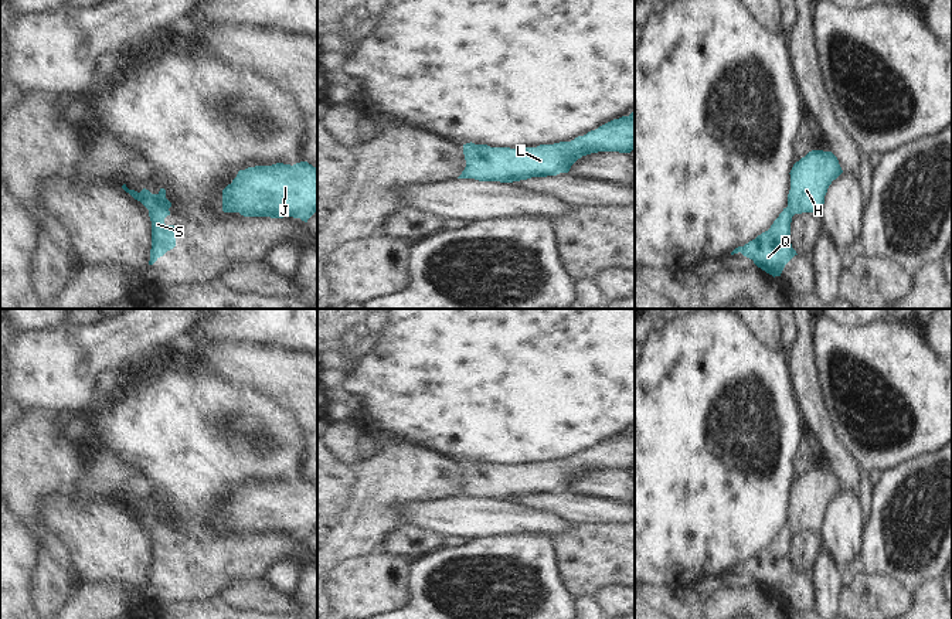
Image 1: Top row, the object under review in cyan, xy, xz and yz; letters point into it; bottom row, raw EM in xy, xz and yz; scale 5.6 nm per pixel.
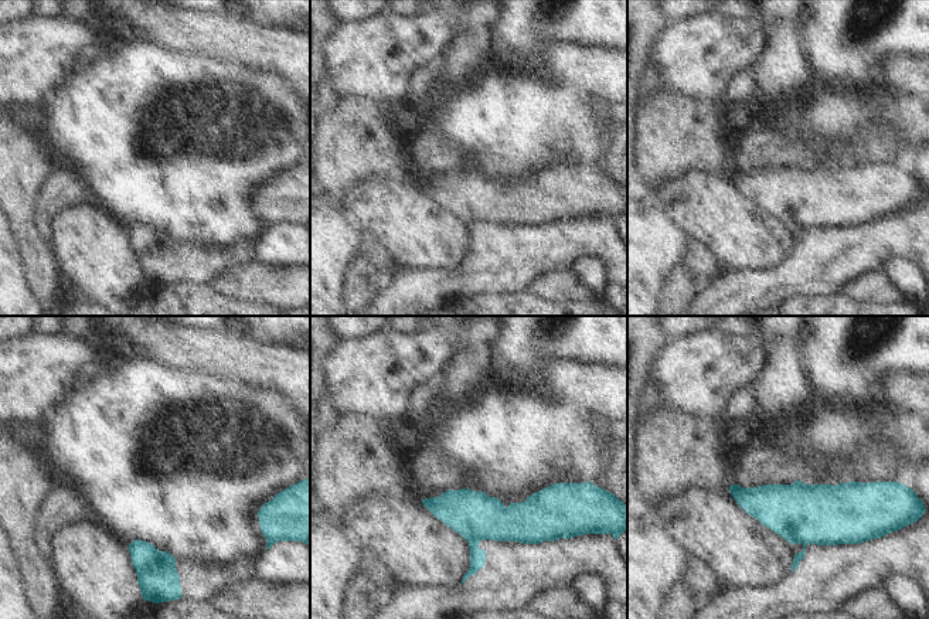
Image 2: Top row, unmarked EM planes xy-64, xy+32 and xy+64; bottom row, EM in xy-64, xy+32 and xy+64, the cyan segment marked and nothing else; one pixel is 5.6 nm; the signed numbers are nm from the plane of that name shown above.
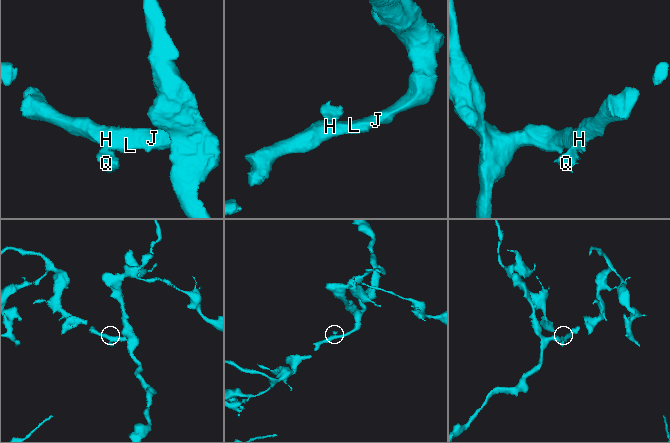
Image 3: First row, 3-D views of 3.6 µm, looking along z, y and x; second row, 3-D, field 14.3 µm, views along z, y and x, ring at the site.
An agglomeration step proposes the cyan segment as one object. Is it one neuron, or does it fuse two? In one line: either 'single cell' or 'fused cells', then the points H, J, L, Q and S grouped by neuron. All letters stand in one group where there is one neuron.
fused cells; H J L / Q S

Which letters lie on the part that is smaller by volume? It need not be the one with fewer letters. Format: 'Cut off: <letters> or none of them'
Cut off: Q, S

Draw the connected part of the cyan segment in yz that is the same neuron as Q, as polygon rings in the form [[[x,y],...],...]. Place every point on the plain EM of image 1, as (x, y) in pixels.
[[[788,524],[783,526],[768,548],[735,565],[731,572],[741,569],[766,591],[781,594],[785,582],[798,572],[790,561],[792,534]]]

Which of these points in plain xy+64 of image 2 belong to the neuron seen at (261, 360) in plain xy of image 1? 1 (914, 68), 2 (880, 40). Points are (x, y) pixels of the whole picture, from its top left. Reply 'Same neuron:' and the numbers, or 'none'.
Same neuron: 1

